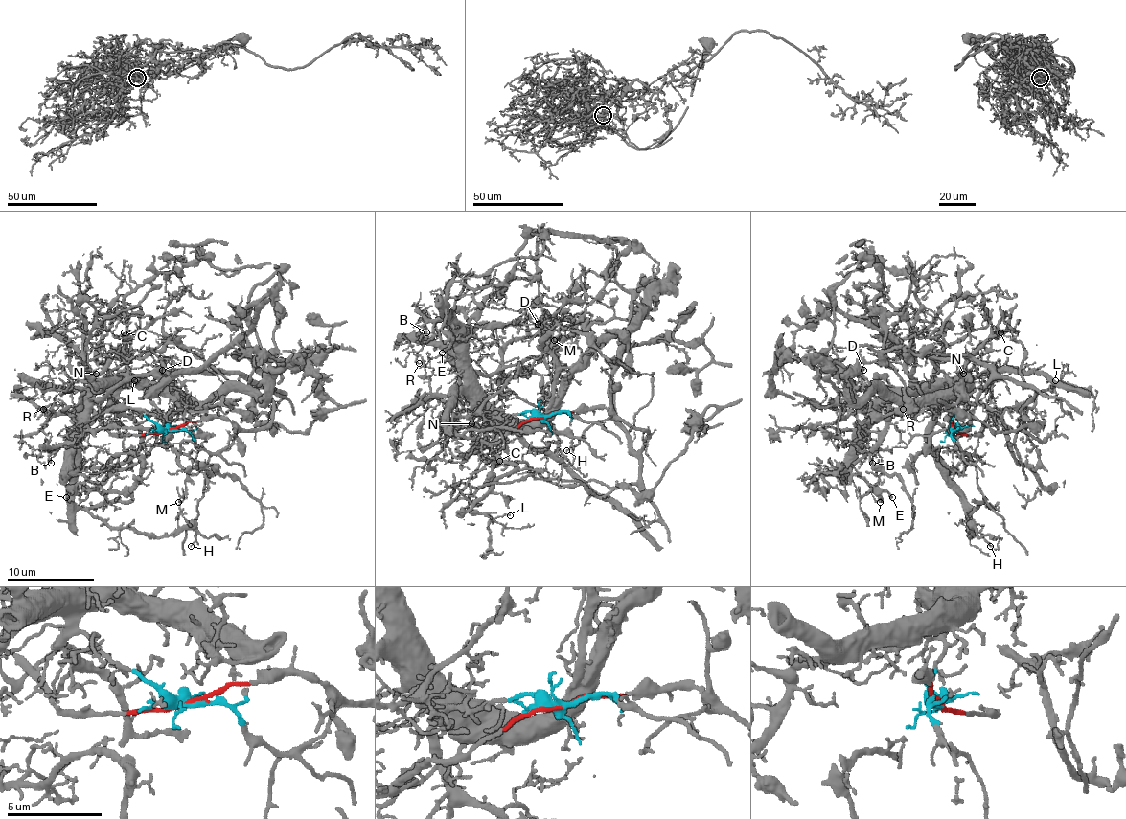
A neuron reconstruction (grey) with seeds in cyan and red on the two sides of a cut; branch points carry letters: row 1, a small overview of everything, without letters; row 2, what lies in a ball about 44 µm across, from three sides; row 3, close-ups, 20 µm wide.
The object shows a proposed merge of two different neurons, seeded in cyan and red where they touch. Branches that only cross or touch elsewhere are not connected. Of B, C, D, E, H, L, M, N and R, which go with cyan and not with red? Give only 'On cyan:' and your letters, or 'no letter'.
On cyan: B, C, D, E, H, L, M, N, R

